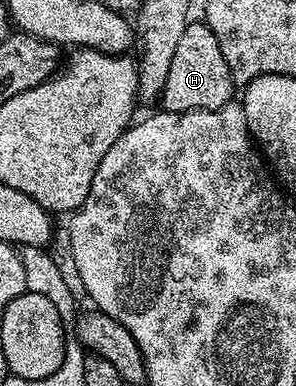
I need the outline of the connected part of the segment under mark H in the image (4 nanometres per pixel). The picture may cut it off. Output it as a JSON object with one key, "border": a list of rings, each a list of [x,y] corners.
{"border":[[[204,20],[190,21],[175,48],[171,69],[167,72],[167,82],[159,99],[160,109],[166,114],[182,114],[192,110],[218,110],[228,102],[234,101],[233,93],[235,93],[233,77],[227,68],[227,60],[223,60],[219,40],[215,40],[215,32],[211,32],[211,28]]]}

